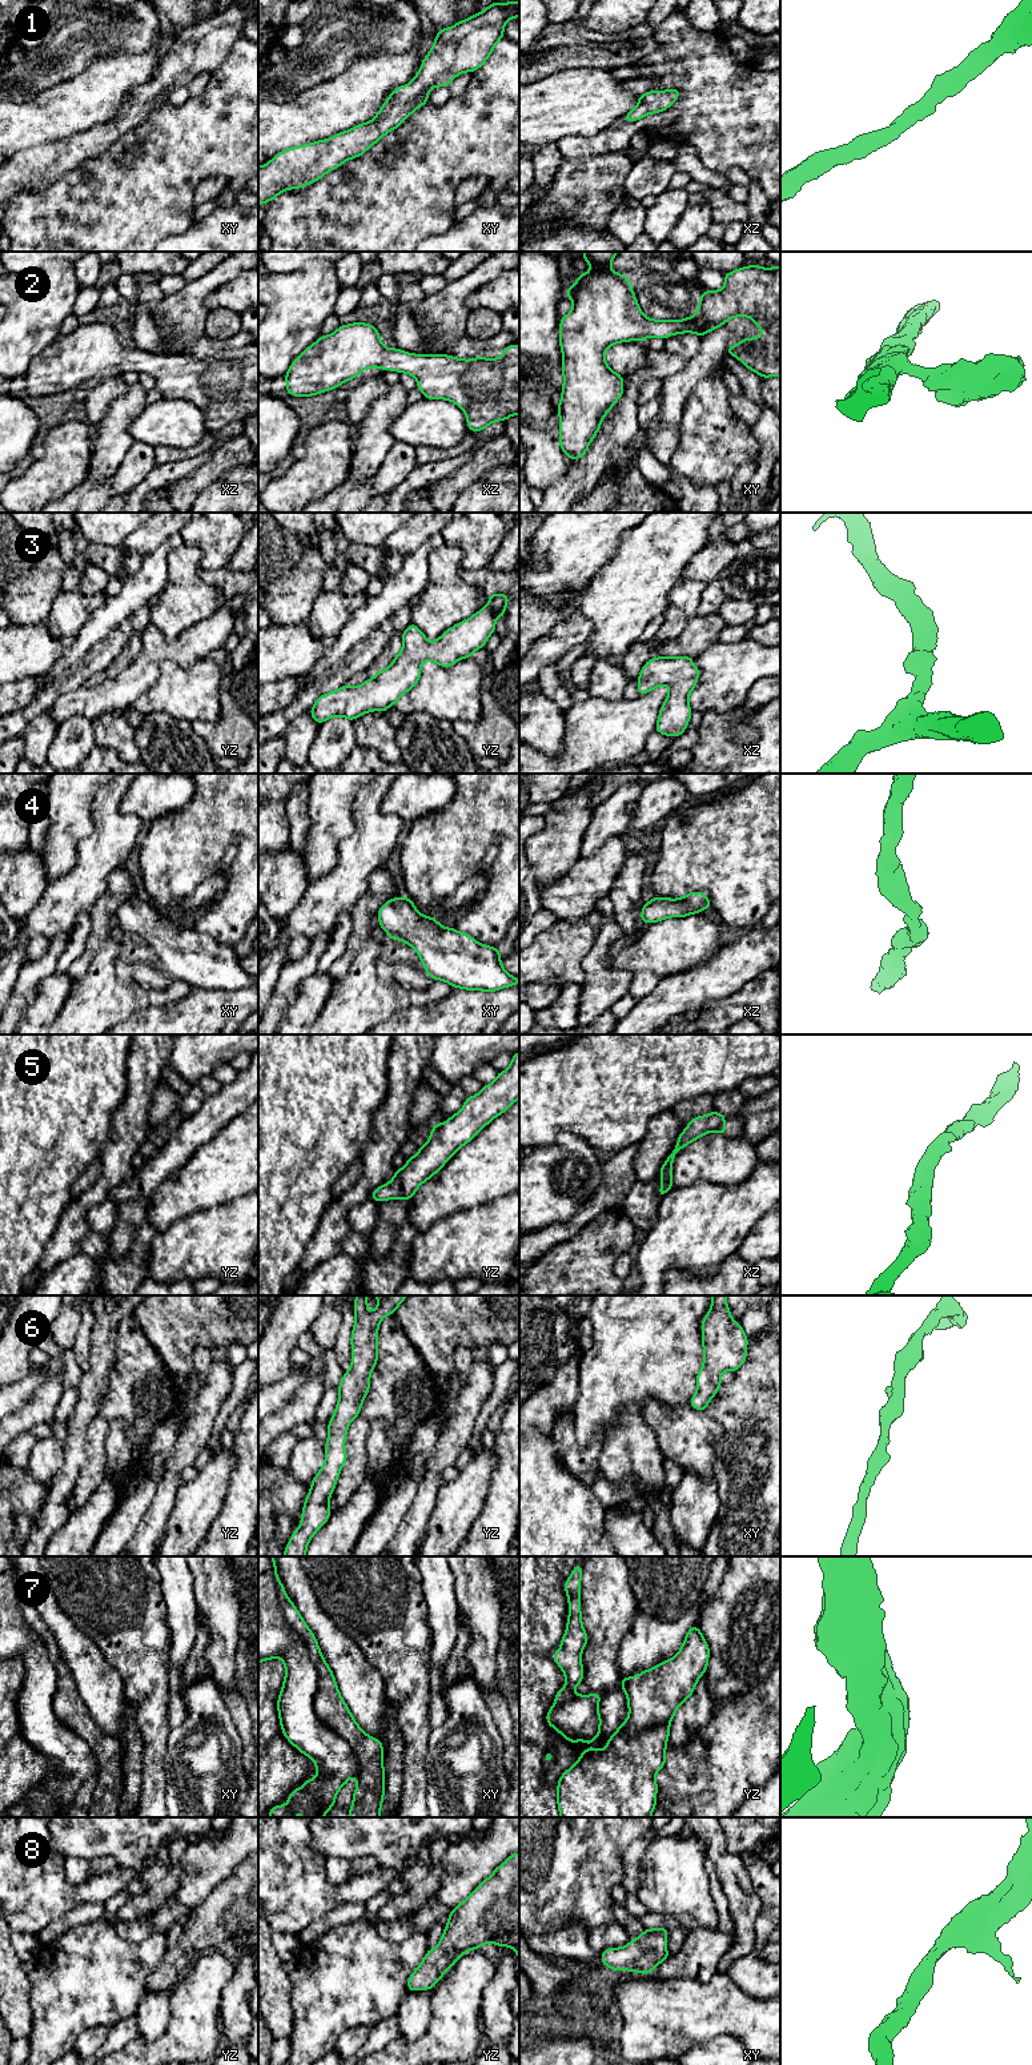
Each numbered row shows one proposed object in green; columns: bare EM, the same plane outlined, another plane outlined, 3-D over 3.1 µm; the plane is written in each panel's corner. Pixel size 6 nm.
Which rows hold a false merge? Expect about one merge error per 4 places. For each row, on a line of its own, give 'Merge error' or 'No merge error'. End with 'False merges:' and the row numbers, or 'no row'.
1: No merge error
2: No merge error
3: No merge error
4: No merge error
5: No merge error
6: No merge error
7: Merge error
8: No merge error
False merges: 7

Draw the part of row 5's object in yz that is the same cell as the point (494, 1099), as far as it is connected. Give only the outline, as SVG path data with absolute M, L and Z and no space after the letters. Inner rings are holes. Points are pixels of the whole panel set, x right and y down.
M519 1052L513 1054L510 1066L499 1072L494 1082L483 1085L475 1096L466 1097L462 1109L450 1116L442 1124L434 1124L429 1141L419 1146L415 1156L409 1157L406 1166L395 1169L390 1182L373 1190L372 1200L380 1202L385 1200L411 1200L417 1189L431 1178L454 1156L454 1153L469 1141L471 1141L490 1121L506 1112L513 1102L519 1098Z

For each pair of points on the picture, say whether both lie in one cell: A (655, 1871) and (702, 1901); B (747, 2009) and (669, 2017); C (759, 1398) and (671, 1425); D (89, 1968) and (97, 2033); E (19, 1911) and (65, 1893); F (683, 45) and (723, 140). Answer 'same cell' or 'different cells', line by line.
A: same cell
B: same cell
C: different cells
D: different cells
E: same cell
F: same cell

